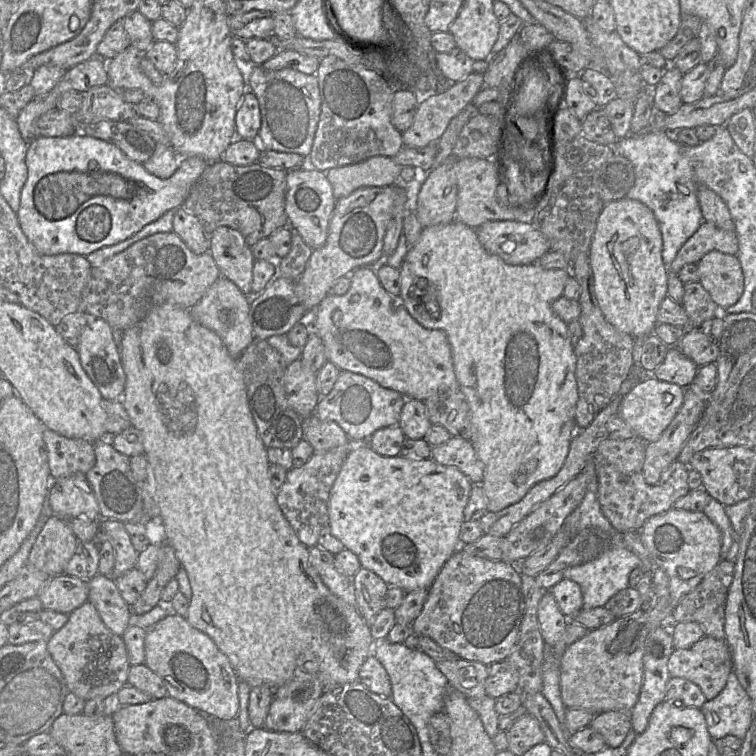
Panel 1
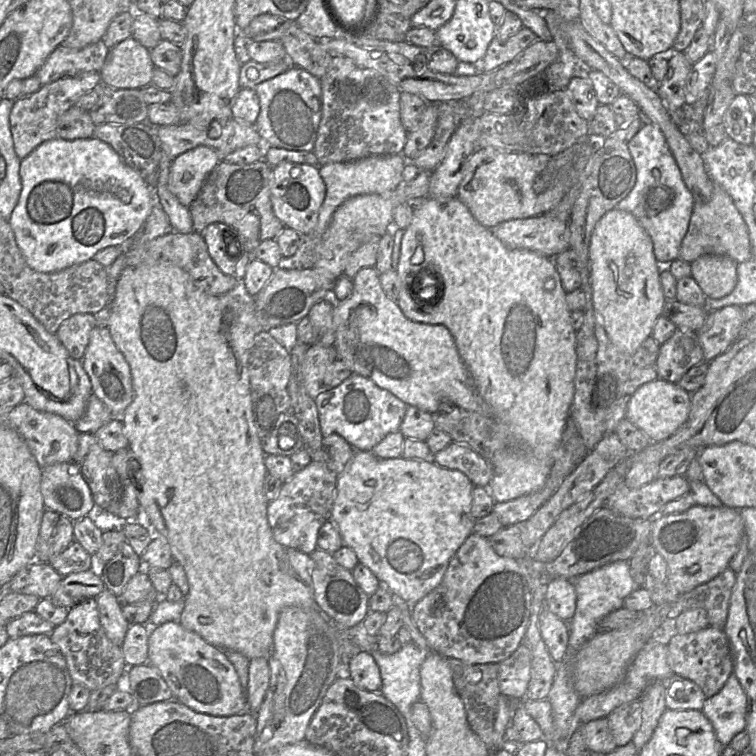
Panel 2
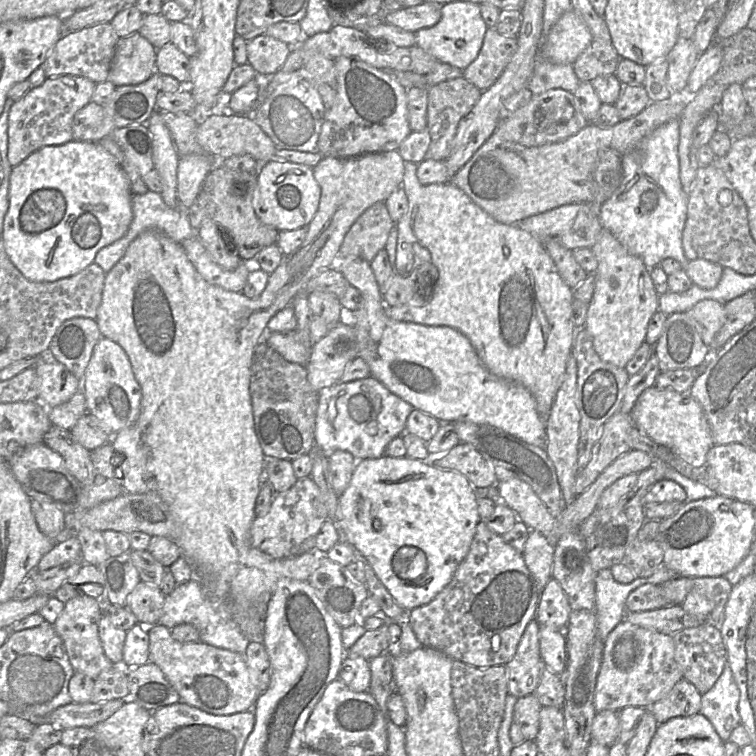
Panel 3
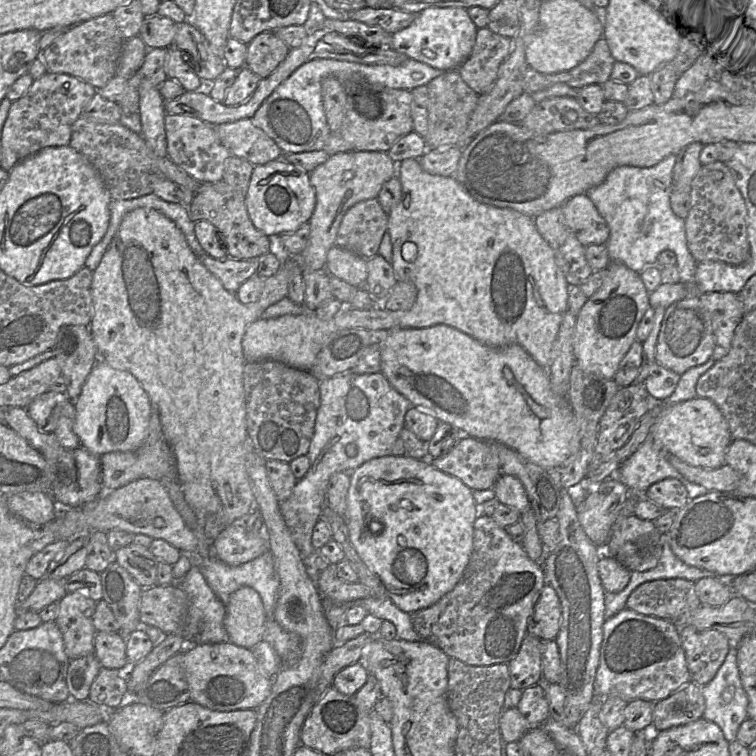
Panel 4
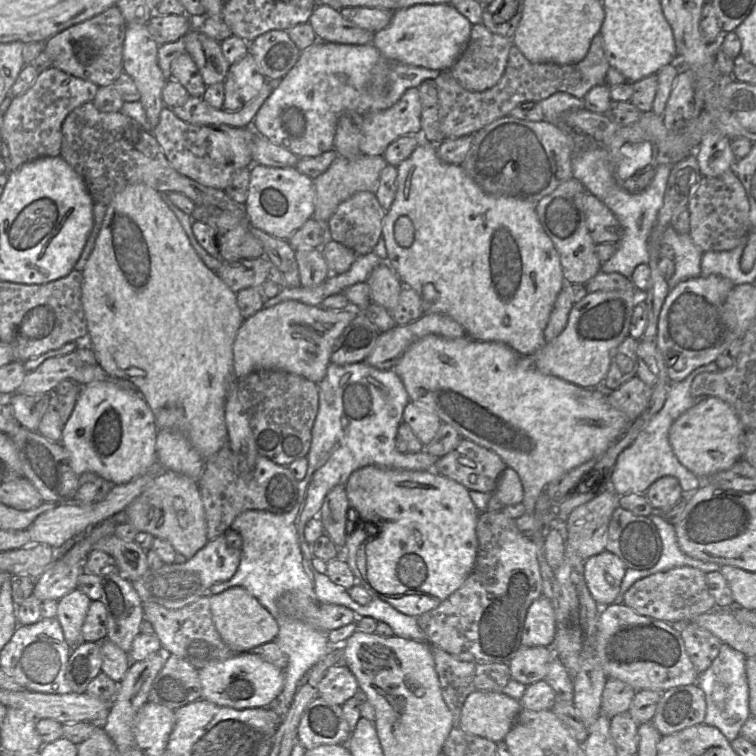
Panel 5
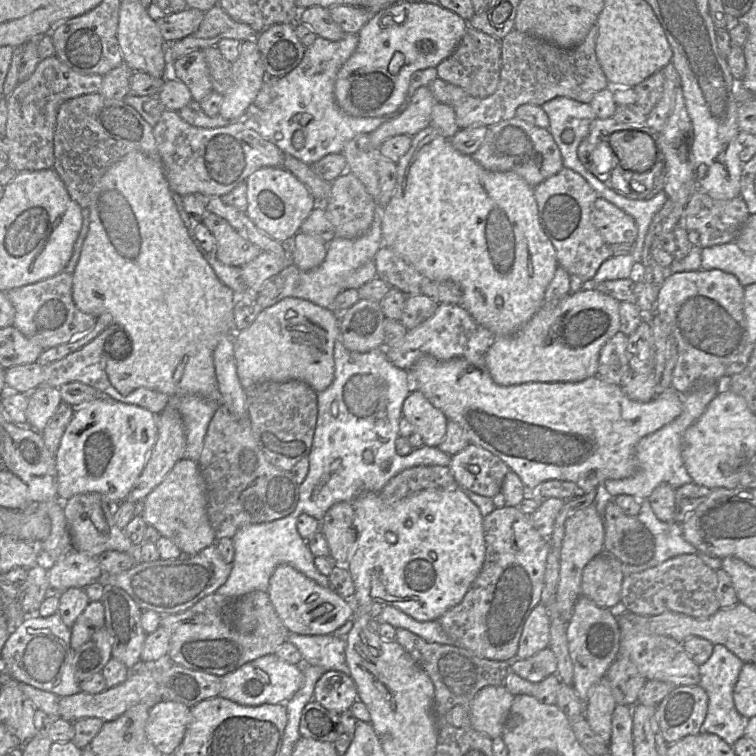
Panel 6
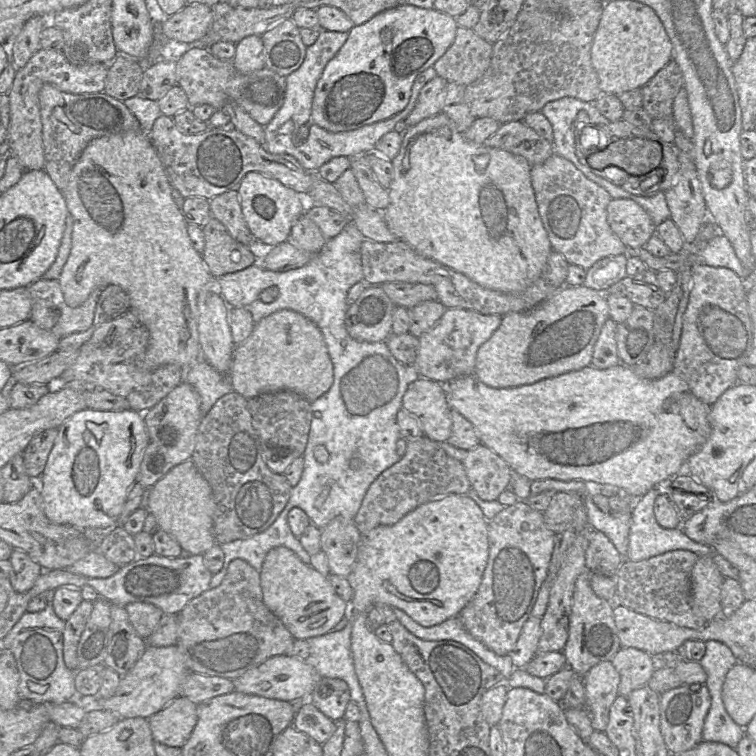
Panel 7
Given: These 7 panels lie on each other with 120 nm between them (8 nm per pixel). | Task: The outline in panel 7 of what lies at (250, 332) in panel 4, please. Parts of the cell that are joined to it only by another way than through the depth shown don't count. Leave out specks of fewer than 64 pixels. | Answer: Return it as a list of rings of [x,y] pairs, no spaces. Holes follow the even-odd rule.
[[[442,112],[424,119],[414,126],[403,127],[402,135],[400,150],[392,160],[393,178],[388,190],[390,201],[383,211],[386,223],[397,239],[406,242],[417,254],[462,273],[473,282],[487,289],[508,293],[521,292],[541,277],[552,247],[539,216],[531,184],[531,165],[529,162],[524,157],[508,151],[468,141]],[[283,309],[261,319],[250,336],[235,346],[229,378],[233,391],[245,399],[289,390],[312,403],[330,389],[333,364],[320,329],[305,316]]]

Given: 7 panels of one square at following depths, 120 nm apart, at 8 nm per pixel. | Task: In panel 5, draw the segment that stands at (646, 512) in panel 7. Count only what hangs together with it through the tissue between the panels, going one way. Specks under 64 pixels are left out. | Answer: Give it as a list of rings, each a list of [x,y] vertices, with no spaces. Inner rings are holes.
[[[654,512],[648,517],[657,527],[663,547],[656,565],[647,570],[640,570],[640,575],[643,575],[643,578],[681,566],[691,566],[704,573],[721,570],[719,564],[698,560],[685,554],[678,545],[675,527],[668,523],[660,512]]]

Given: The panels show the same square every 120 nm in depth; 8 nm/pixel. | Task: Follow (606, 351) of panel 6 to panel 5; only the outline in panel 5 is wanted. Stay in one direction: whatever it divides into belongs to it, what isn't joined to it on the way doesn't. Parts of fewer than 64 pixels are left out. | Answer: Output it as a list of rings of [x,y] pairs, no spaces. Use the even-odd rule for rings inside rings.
[[[628,335],[611,351],[609,370],[600,387],[606,391],[613,391],[636,376],[638,343],[639,340]]]

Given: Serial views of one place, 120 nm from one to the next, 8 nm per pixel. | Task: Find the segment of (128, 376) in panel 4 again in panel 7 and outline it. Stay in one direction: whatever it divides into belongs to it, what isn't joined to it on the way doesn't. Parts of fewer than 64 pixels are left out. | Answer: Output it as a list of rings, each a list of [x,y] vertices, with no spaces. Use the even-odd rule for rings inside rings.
[[[85,408],[74,413],[58,427],[58,436],[38,480],[46,517],[53,523],[81,530],[110,530],[117,525],[128,492],[137,482],[147,444],[148,433],[141,412],[133,409],[105,411]]]

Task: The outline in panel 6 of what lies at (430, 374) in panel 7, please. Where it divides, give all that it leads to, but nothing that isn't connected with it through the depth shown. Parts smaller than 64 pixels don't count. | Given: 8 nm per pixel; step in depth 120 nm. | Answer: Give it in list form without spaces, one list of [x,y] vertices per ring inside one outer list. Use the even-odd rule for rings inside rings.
[[[439,304],[434,314],[417,327],[407,330],[403,340],[386,349],[386,356],[396,367],[409,371],[424,355],[442,361],[463,358],[470,363],[483,362],[484,355],[494,340],[494,334],[479,325],[460,305]]]

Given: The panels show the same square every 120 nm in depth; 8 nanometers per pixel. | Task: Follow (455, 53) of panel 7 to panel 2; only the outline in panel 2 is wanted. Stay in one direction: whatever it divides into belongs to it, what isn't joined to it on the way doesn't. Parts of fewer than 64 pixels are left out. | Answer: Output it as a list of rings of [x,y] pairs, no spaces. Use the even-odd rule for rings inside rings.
[[[522,27],[507,41],[500,41],[495,37],[489,44],[485,56],[473,65],[478,73],[493,71],[512,61],[534,42],[540,40],[530,29]]]

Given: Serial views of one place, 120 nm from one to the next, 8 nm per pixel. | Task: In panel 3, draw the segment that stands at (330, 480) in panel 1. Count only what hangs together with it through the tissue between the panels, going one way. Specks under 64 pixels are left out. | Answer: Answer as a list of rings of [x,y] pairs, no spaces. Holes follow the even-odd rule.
[[[298,478],[288,490],[275,493],[265,516],[255,517],[250,528],[251,544],[274,558],[315,551],[316,536],[327,519],[324,497],[313,478]]]

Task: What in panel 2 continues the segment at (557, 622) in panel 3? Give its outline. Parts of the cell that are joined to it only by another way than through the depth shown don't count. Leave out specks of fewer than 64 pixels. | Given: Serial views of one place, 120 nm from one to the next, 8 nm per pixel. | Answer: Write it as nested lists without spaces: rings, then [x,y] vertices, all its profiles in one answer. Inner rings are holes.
[[[552,577],[545,593],[545,607],[567,622],[572,619],[576,609],[576,591],[572,581]]]

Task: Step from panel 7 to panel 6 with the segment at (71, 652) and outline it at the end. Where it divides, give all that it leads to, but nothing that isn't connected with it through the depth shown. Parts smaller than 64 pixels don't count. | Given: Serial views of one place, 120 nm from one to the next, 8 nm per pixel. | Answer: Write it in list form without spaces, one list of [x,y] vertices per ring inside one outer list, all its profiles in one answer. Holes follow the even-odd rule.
[[[90,601],[70,628],[70,645],[75,651],[100,628],[105,627],[105,613],[102,602]]]

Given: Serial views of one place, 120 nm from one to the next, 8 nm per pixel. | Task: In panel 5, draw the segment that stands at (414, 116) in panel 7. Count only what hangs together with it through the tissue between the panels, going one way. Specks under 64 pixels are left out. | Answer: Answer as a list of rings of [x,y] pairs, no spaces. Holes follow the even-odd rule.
[[[413,87],[406,90],[399,101],[390,108],[363,115],[361,153],[369,156],[383,155],[387,147],[398,138],[404,135],[420,136],[421,110],[419,90]]]

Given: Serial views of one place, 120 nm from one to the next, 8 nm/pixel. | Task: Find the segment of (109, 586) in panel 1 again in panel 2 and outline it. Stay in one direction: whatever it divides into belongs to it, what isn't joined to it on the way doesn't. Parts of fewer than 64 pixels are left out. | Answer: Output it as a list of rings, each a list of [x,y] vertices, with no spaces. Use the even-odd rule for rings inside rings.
[[[105,588],[95,597],[100,623],[108,639],[121,647],[130,624],[122,614],[122,601],[110,590]]]

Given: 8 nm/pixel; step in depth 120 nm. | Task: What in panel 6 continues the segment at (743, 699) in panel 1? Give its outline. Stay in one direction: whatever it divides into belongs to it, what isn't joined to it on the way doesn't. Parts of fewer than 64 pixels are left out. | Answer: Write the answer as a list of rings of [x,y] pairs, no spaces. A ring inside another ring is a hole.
[[[715,644],[709,659],[699,666],[700,681],[698,686],[703,688],[708,696],[707,714],[702,723],[701,732],[715,734],[730,746],[744,736],[748,721],[747,718],[739,714],[733,700],[733,690],[743,664],[744,662],[724,645]]]

